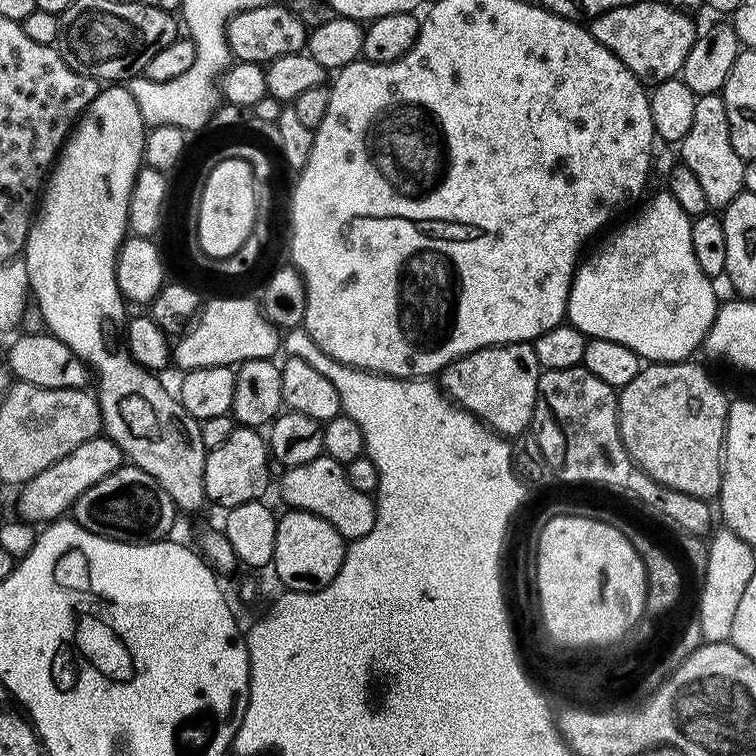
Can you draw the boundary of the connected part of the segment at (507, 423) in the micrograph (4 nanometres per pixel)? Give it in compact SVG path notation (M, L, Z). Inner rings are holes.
M531 343L495 344L450 362L439 372L438 383L453 404L459 404L493 432L505 438L520 438L532 422L541 371Z

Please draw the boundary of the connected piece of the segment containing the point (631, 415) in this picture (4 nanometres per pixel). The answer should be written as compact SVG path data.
M691 359L677 360L674 364L662 364L659 362L648 362L641 367L640 373L634 378L630 378L630 382L626 387L619 389L618 399L620 402L620 433L622 434L622 442L626 446L626 450L630 454L630 458L638 468L650 478L654 478L654 482L658 482L664 488L670 490L678 490L682 494L690 494L699 500L715 501L720 494L722 486L722 474L724 473L724 430L728 427L728 406L729 397L724 397L724 392L718 385L712 381L712 376L700 364L692 364Z

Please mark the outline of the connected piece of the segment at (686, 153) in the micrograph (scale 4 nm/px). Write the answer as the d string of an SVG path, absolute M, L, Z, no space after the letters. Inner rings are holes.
M721 93L697 96L694 102L694 122L690 130L686 130L684 139L679 141L679 159L698 178L702 191L706 193L709 209L723 210L738 194L745 191L745 160L734 150L734 142L730 142L730 118L726 114L726 102Z

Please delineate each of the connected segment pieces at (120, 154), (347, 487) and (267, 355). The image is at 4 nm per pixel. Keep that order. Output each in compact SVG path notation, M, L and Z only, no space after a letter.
M112 82L107 86L101 87L100 93L94 98L94 102L90 102L90 106L84 111L84 115L77 120L76 127L72 129L64 147L60 149L60 155L56 157L55 165L46 181L46 191L39 201L38 211L33 219L32 228L28 232L28 240L24 244L22 259L28 271L28 286L31 299L34 301L35 307L36 304L40 307L40 316L44 319L45 325L43 324L43 327L51 335L58 337L62 342L66 342L66 346L70 346L70 350L74 350L74 354L78 354L78 358L82 358L85 364L88 365L89 369L94 373L95 379L96 376L100 379L98 399L100 401L100 413L104 419L103 431L124 451L125 457L135 467L146 470L146 474L150 474L150 478L154 478L158 482L158 486L162 486L162 490L166 490L166 494L170 494L170 498L176 503L177 509L181 513L196 512L203 504L206 504L204 471L206 470L206 458L209 453L209 449L205 448L202 442L201 421L194 419L180 404L179 399L173 393L171 396L164 389L164 384L160 381L161 377L159 375L149 372L141 364L136 364L127 347L121 341L120 344L116 341L116 335L119 332L121 335L122 325L126 320L126 315L124 316L126 301L118 290L116 259L120 253L120 245L124 243L126 233L129 231L128 207L130 206L130 194L132 193L136 176L142 167L145 135L146 123L138 110L138 102L134 102L134 94L130 94L128 87L120 82Z
M321 454L318 458L314 458L314 462L302 462L302 466L284 468L282 474L284 477L280 480L280 496L288 503L289 509L318 514L318 518L326 518L326 522L330 522L330 526L334 526L334 530L338 530L338 534L342 534L342 538L346 542L362 538L366 534L370 534L370 530L374 530L375 499L362 494L362 490L356 489L350 483L345 465L334 462L334 458Z
M220 296L217 300L210 301L209 304L207 301L180 338L180 341L175 341L172 349L175 367L180 367L180 370L209 368L210 366L239 366L245 364L247 360L273 359L277 355L277 350L279 352L282 346L279 329L265 317L261 305L255 299L252 301L248 296Z

